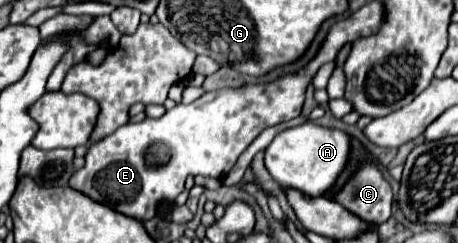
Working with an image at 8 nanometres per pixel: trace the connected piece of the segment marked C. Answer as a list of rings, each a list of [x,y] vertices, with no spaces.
[[[373,163],[363,165],[353,179],[335,195],[335,201],[371,223],[385,223],[391,217],[393,191]]]

